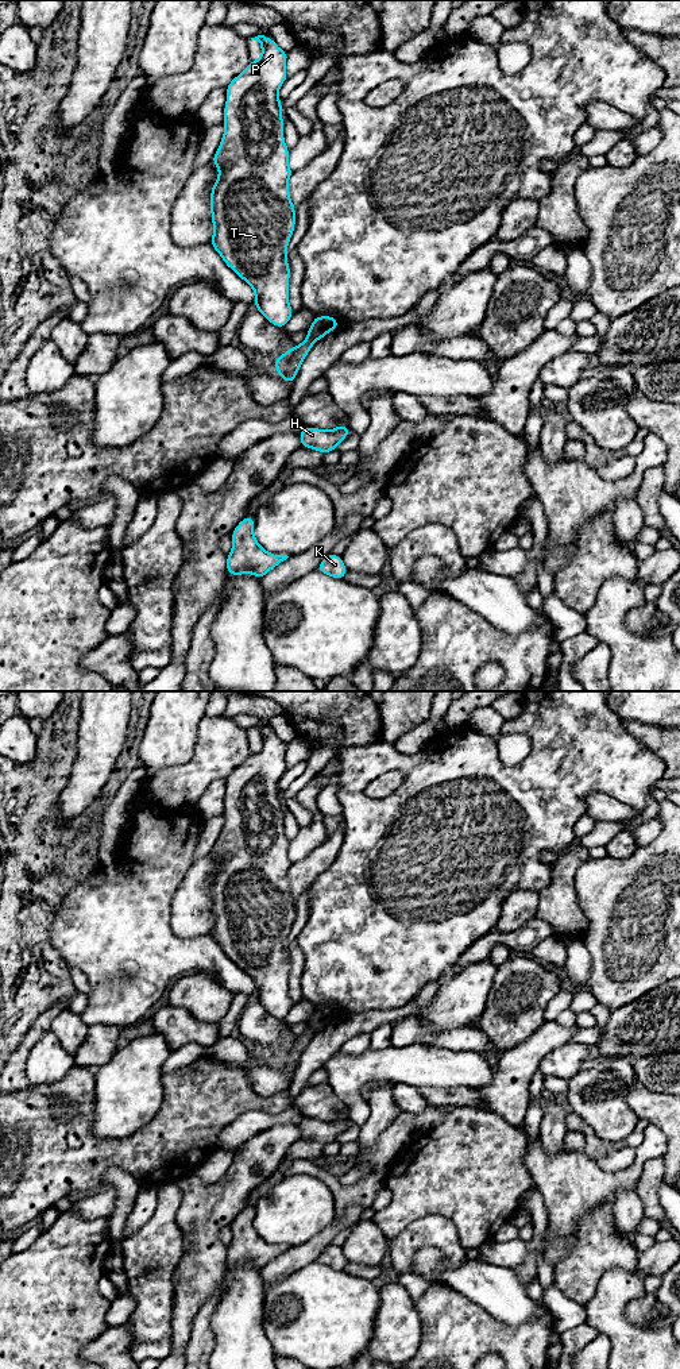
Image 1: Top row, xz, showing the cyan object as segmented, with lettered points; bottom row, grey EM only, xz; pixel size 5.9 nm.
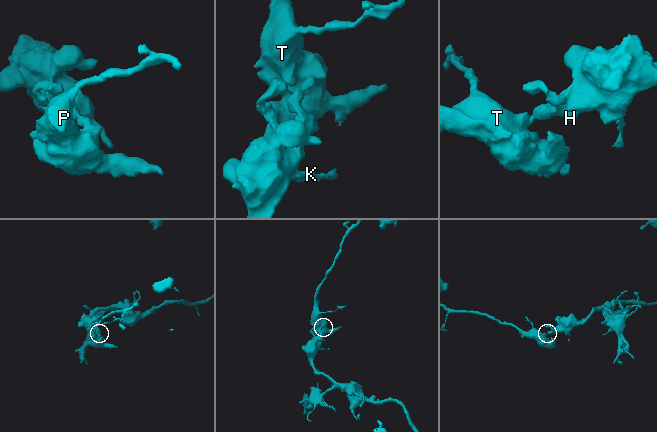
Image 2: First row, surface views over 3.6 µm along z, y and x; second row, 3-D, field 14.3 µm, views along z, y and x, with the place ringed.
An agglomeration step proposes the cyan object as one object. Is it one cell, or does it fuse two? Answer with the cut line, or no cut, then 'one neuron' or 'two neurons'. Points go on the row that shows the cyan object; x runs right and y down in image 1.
xz (308, 335), (315, 340) | two neurons

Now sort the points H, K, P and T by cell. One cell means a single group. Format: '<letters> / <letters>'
H K / P T

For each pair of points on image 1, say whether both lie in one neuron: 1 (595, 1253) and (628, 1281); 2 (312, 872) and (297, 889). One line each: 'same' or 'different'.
1: different
2: same

